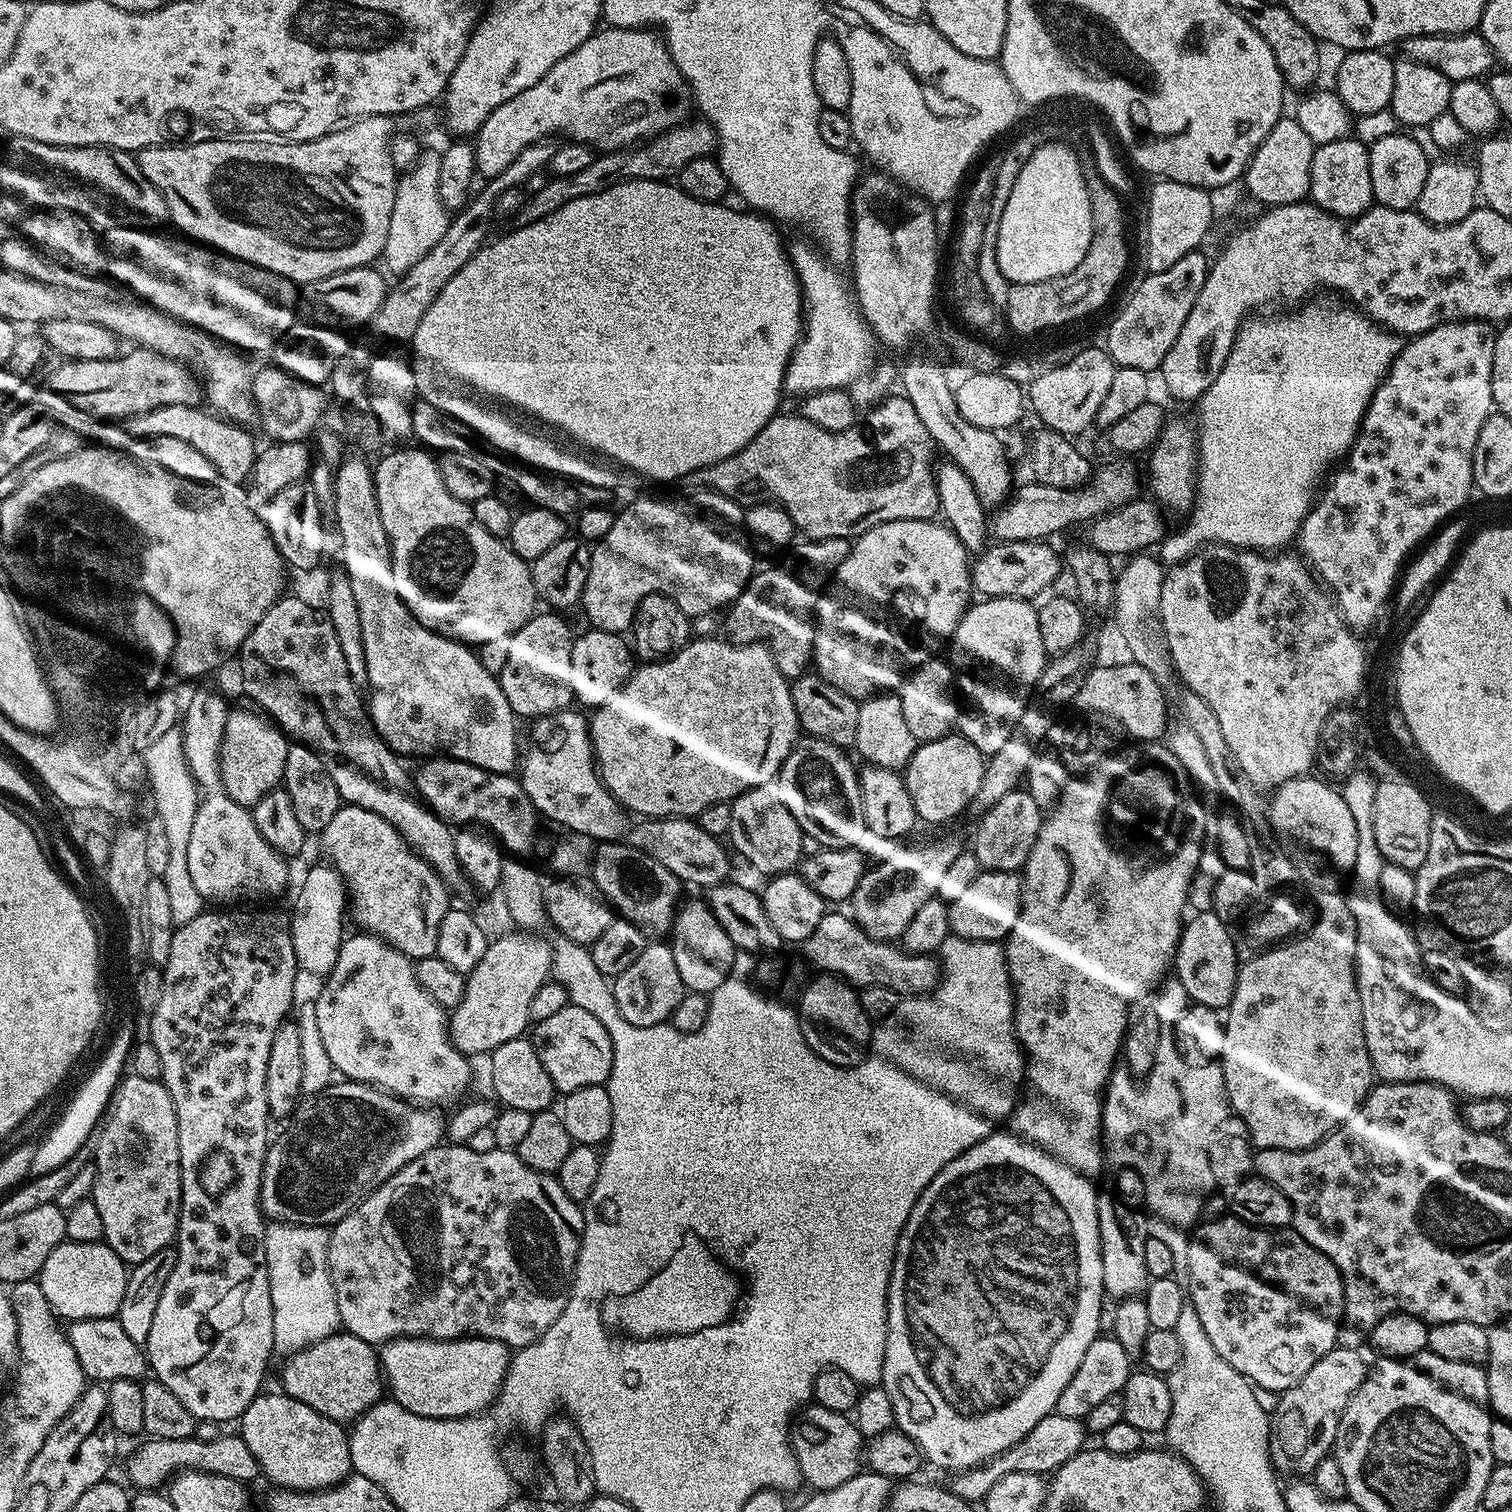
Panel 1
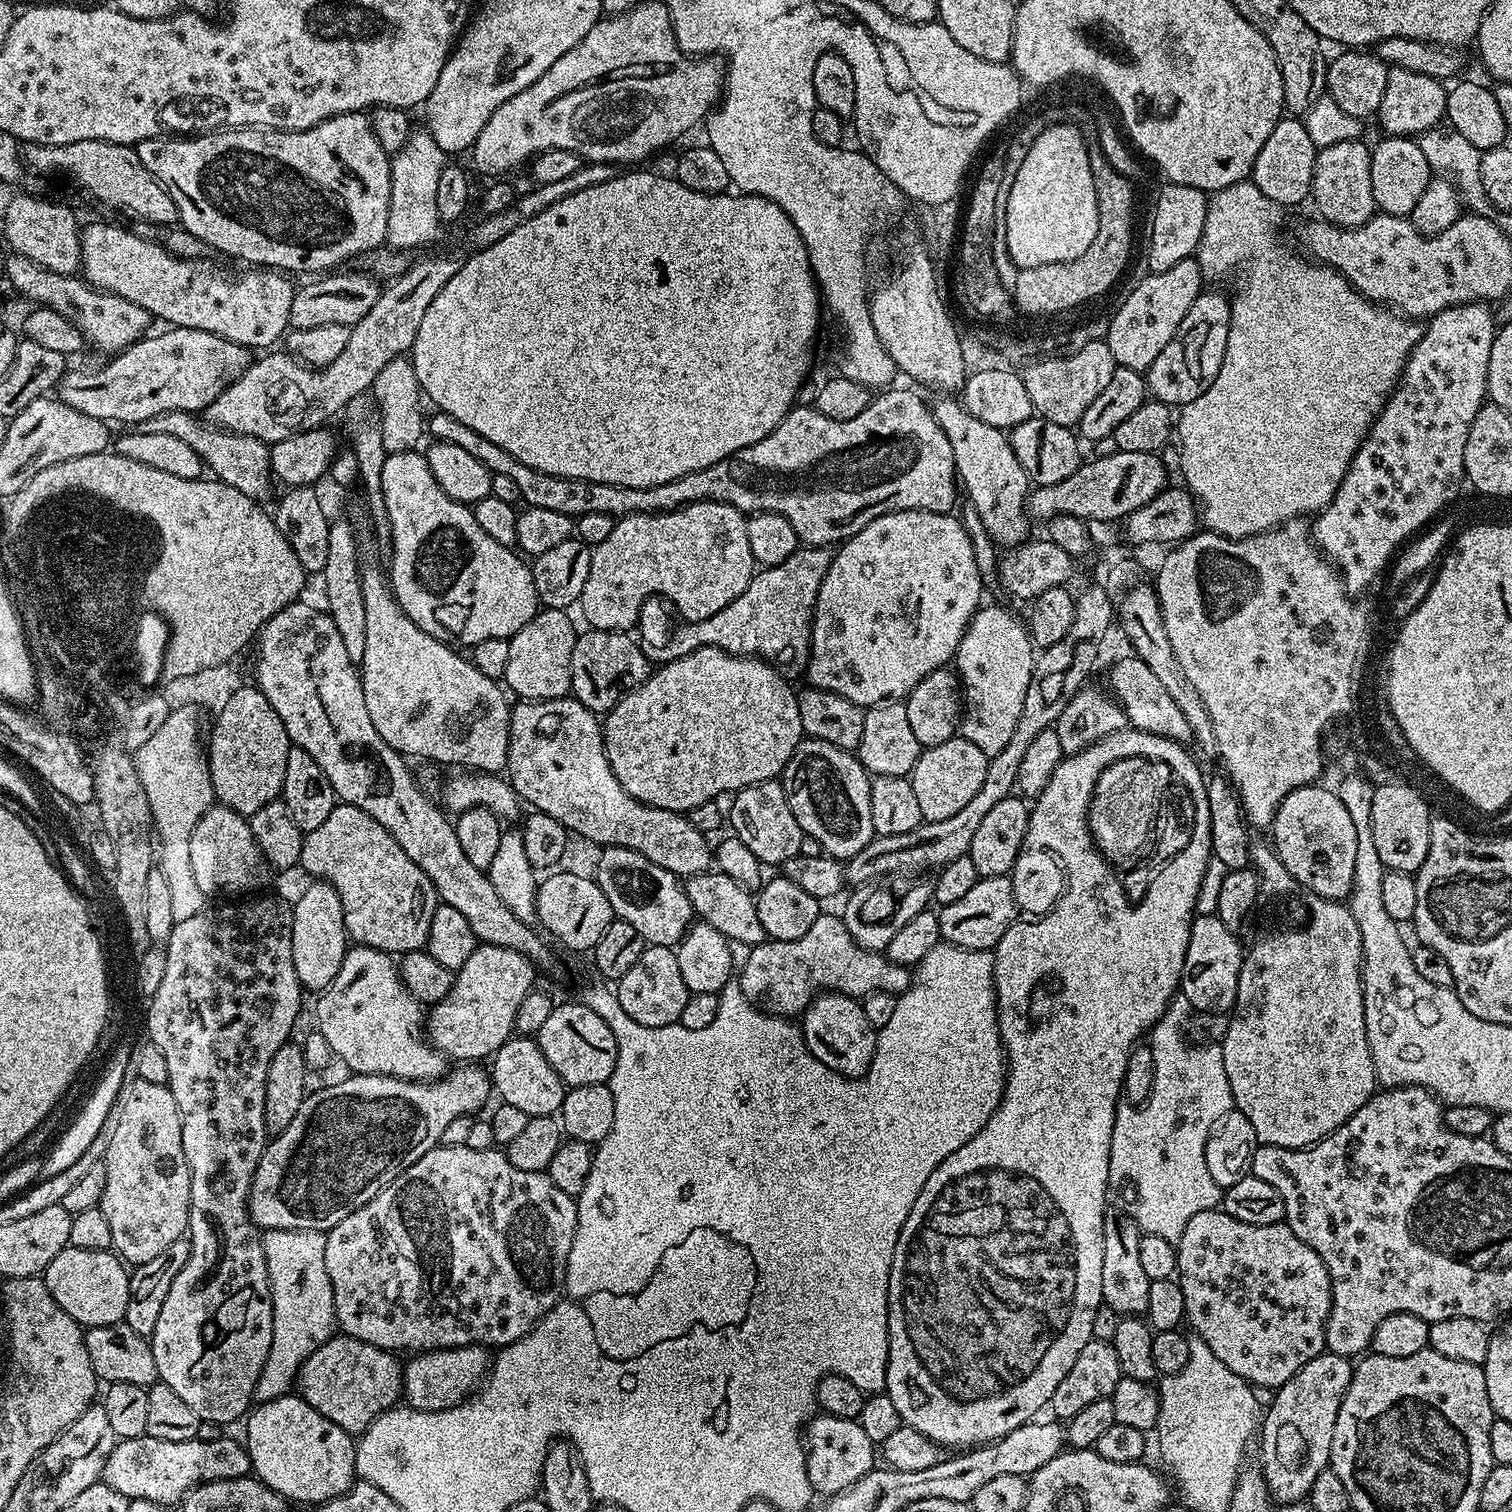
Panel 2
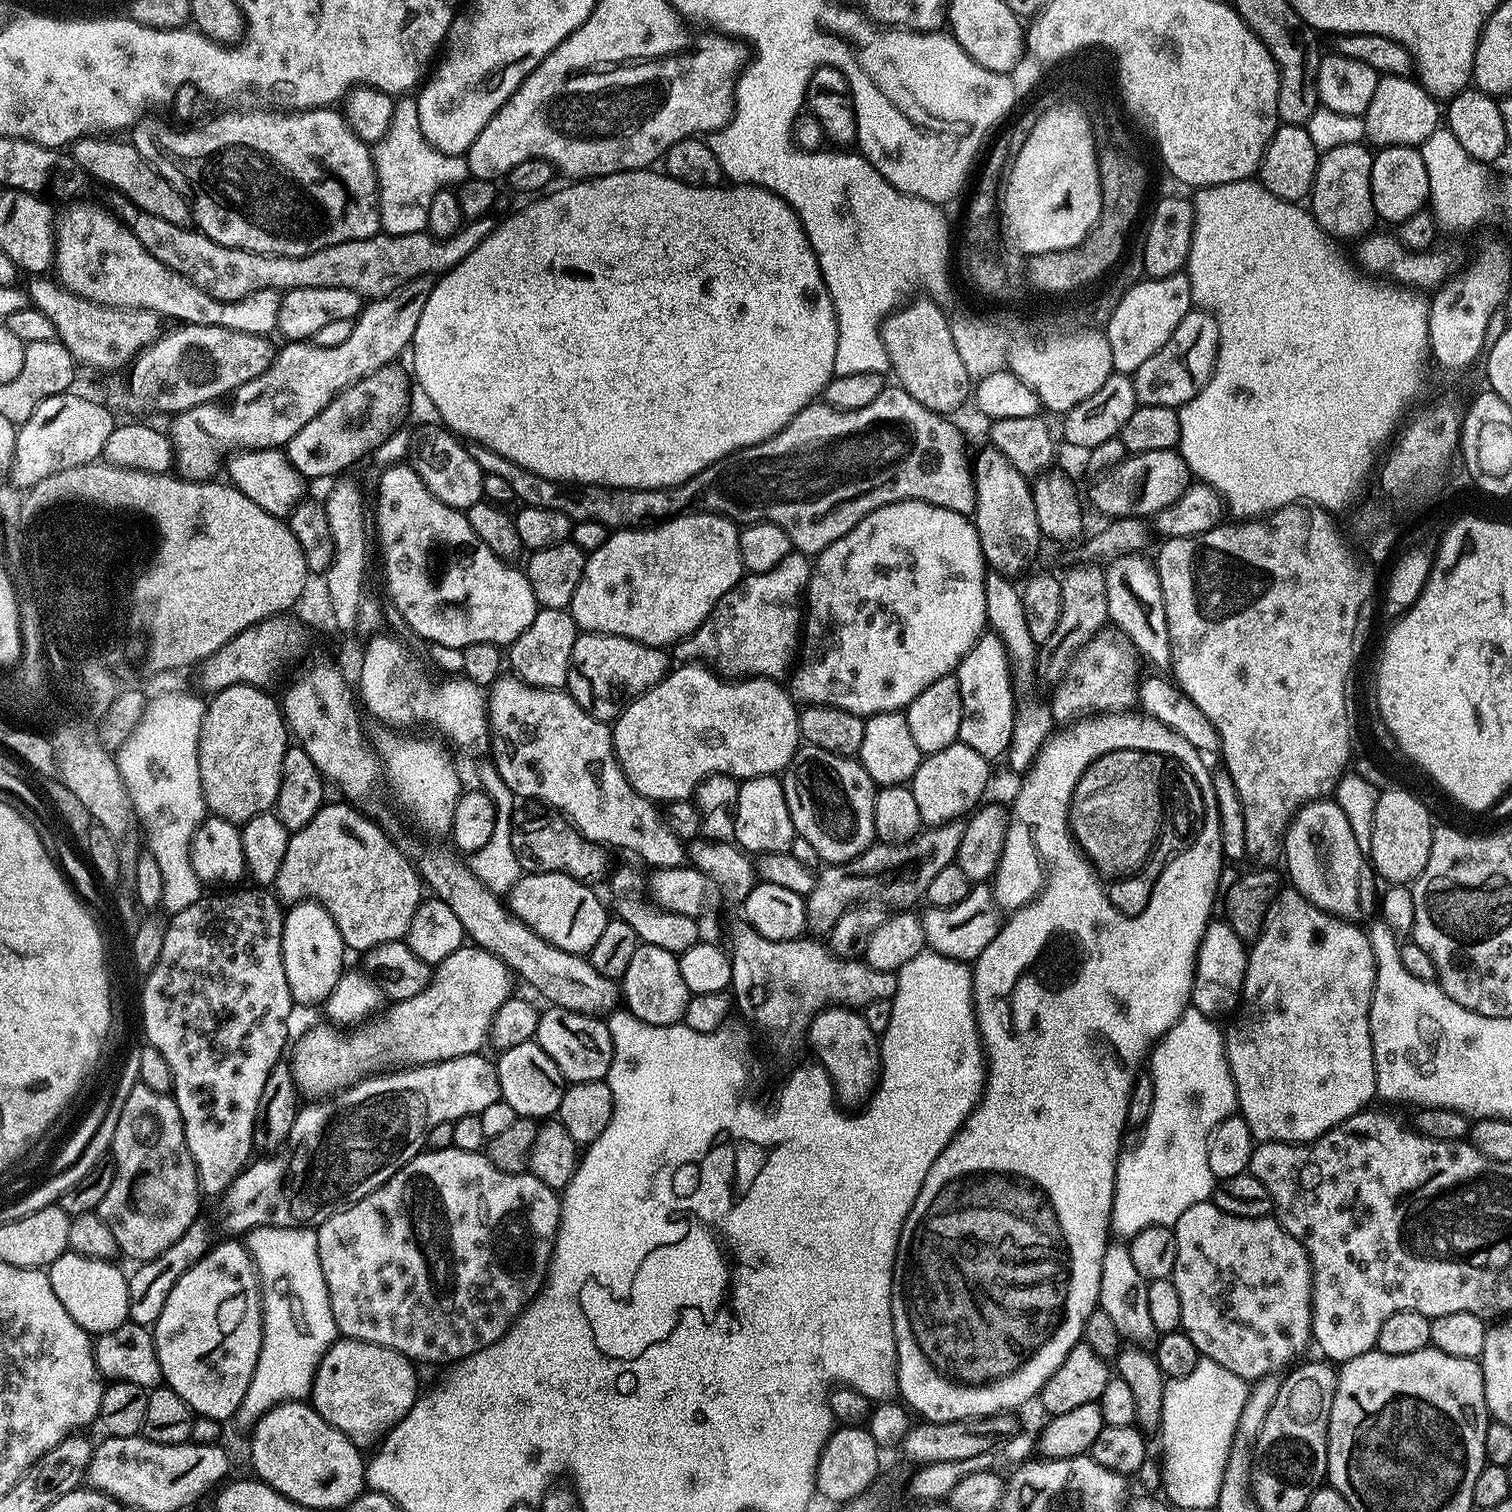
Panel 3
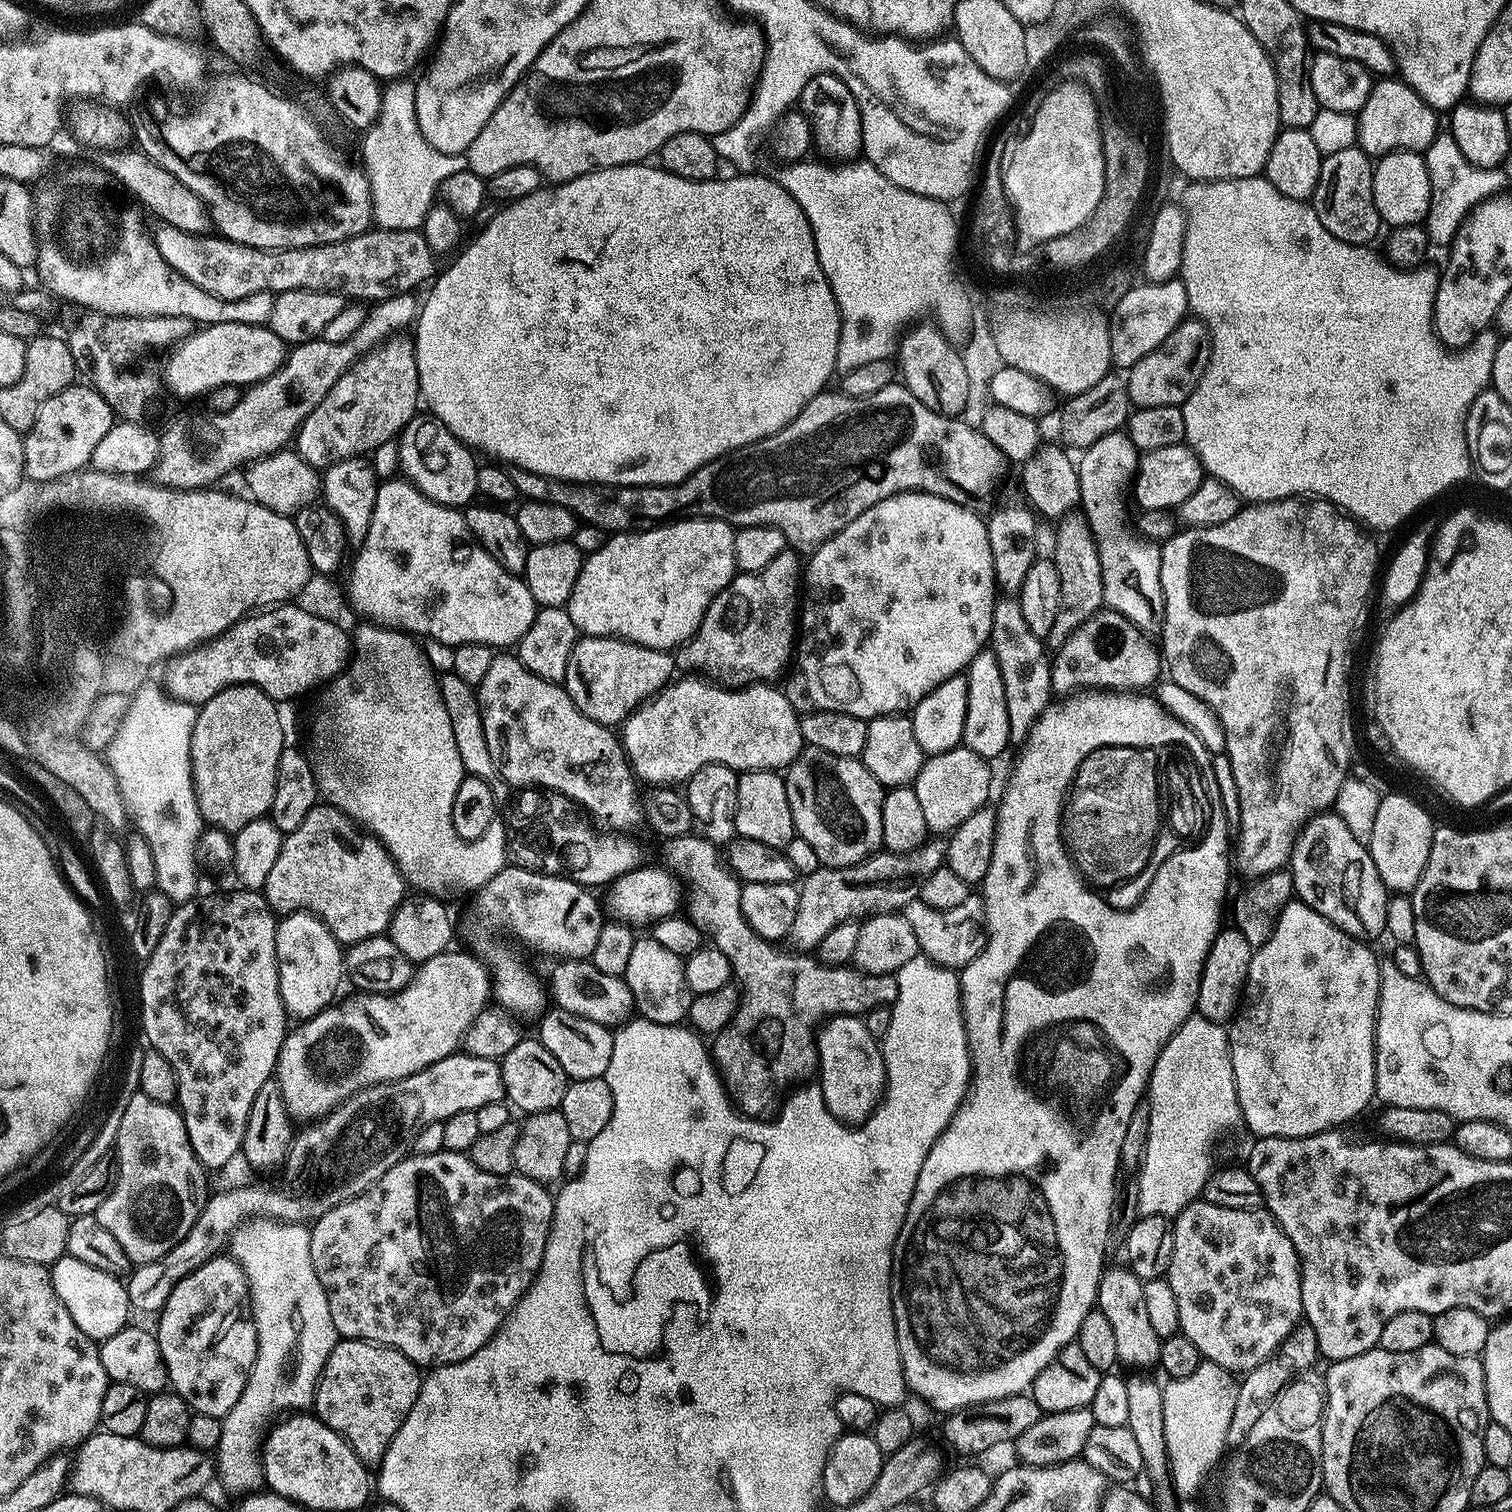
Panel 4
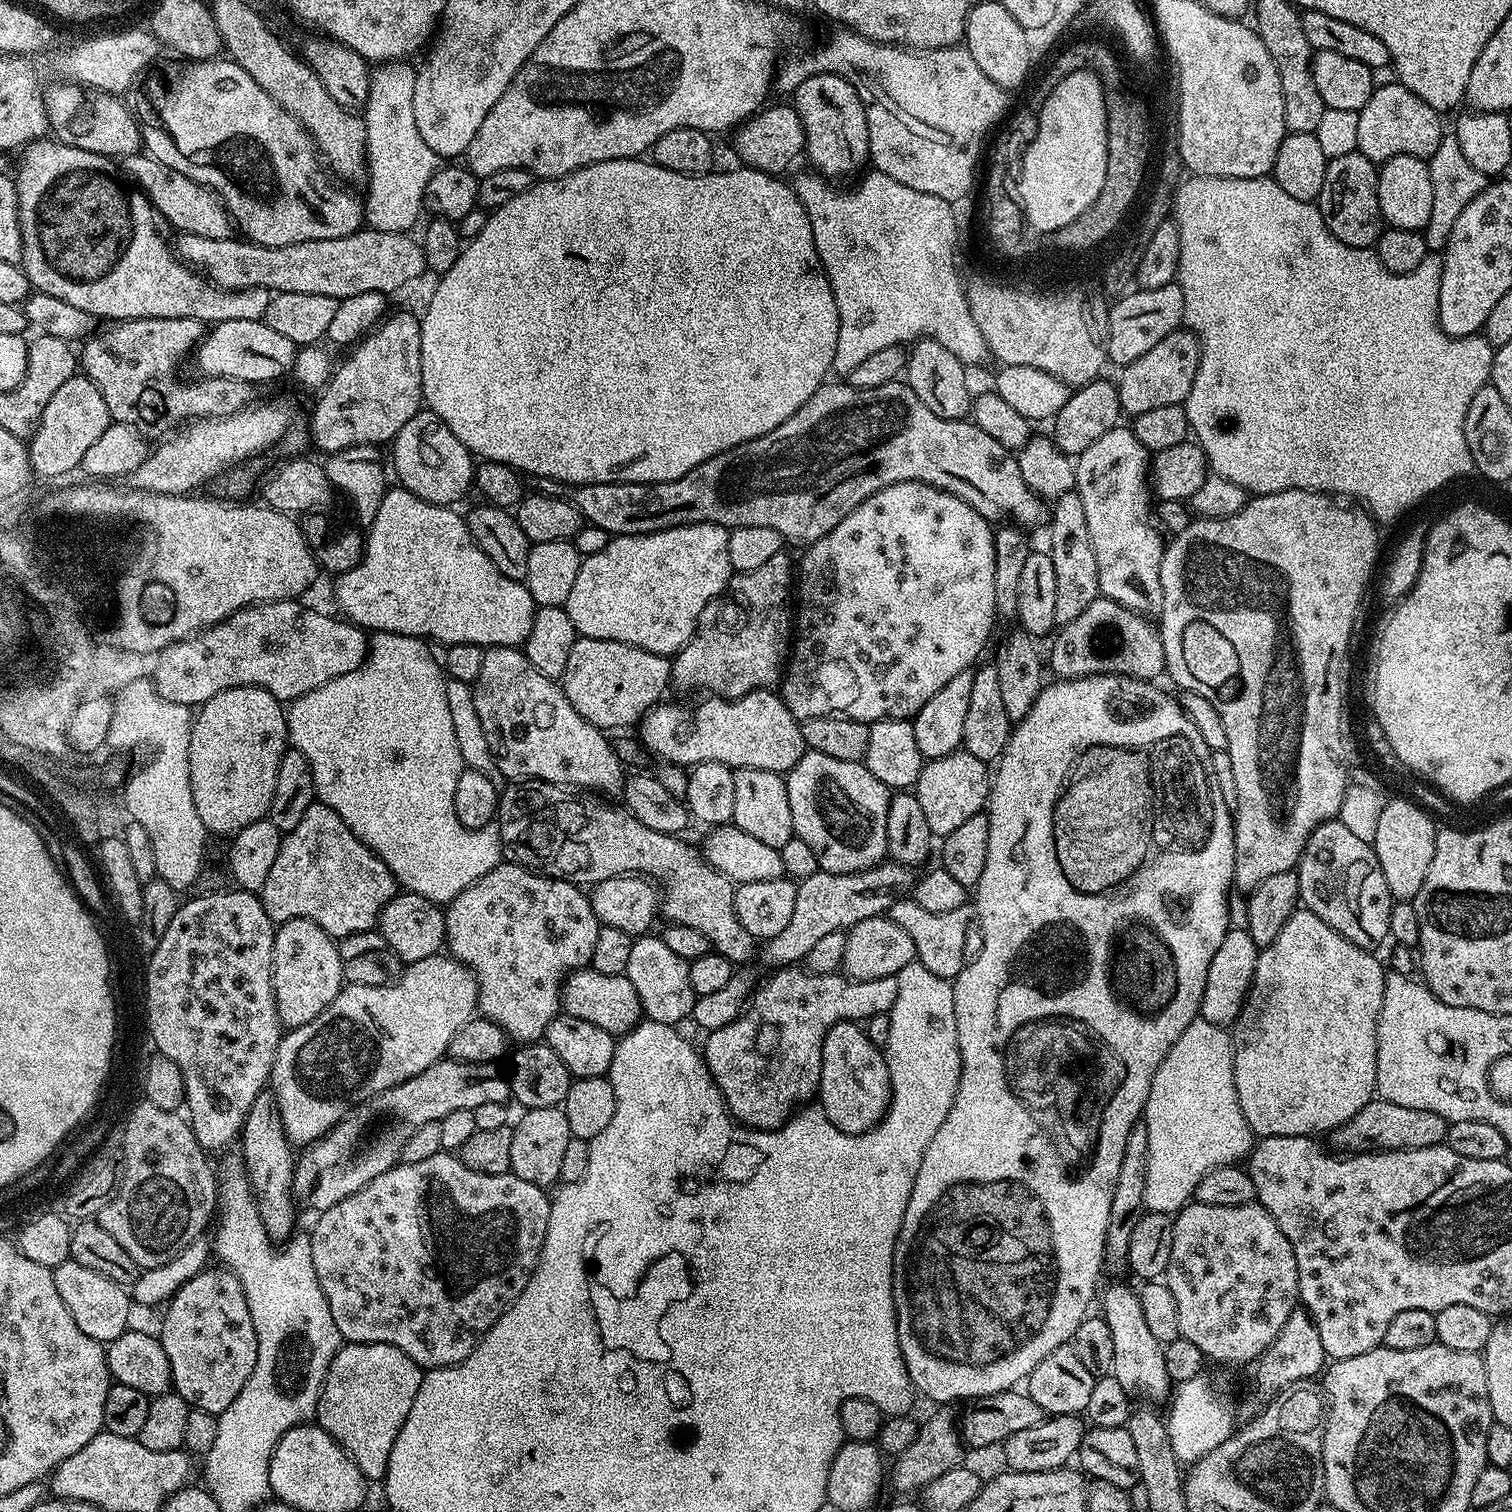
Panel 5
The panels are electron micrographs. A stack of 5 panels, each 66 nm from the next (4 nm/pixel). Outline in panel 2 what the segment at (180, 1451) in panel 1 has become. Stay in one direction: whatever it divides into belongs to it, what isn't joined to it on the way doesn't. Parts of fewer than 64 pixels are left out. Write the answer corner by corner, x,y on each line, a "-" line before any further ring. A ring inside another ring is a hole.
142,1435
129,1440
117,1439
102,1477
118,1494
129,1500
145,1500
159,1504
179,1505
184,1495
199,1484
211,1480
242,1478
252,1472
248,1449
236,1440
187,1440
162,1442
162,1438

